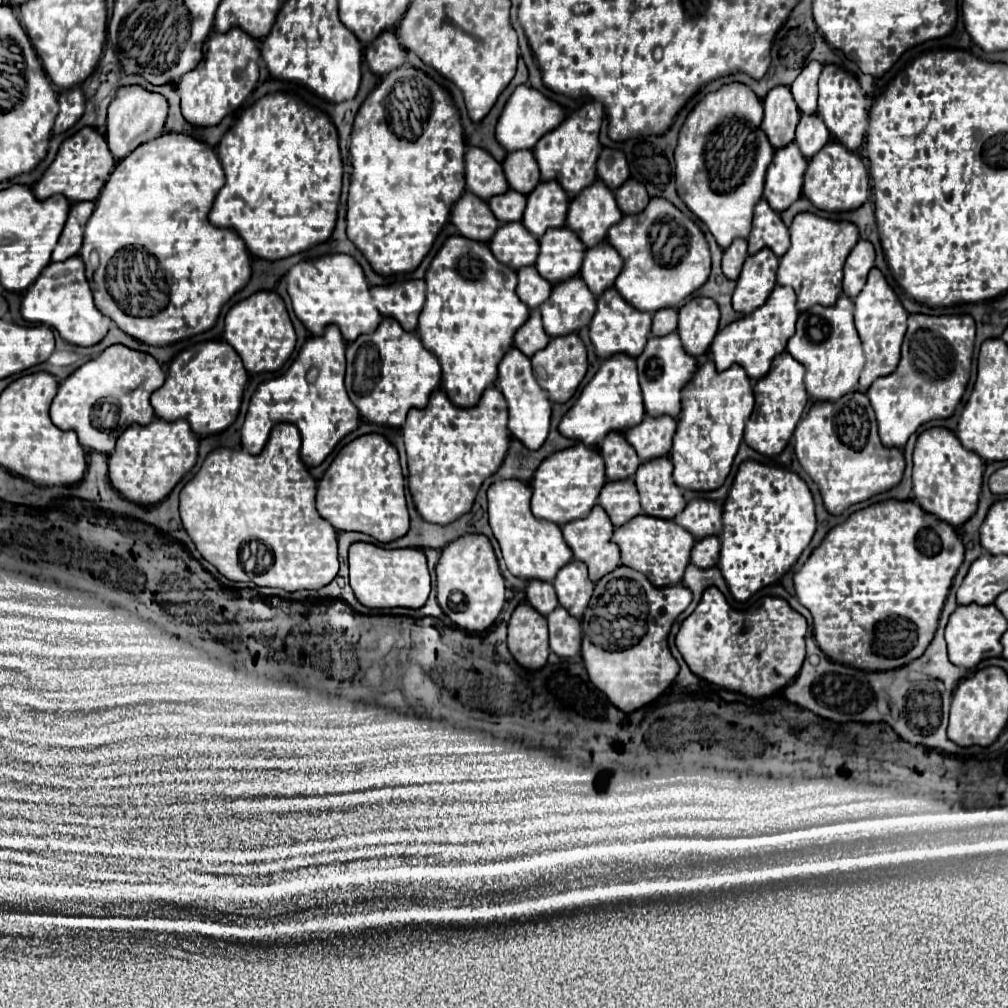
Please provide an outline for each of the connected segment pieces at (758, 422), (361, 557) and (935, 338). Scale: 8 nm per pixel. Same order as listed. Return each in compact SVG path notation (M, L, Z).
M783 352L773 360L771 370L755 384L755 410L745 424L747 446L751 446L753 450L765 456L777 456L783 452L809 400L803 384L803 376L805 376L803 364L791 358L791 354Z
M355 542L349 548L349 578L357 600L367 608L421 608L431 588L427 558L419 548L387 550L375 544Z
M909 314L907 334L901 348L901 362L889 376L877 378L867 396L877 414L883 446L903 448L909 436L925 422L949 418L969 382L975 342L975 322L969 314L925 316Z

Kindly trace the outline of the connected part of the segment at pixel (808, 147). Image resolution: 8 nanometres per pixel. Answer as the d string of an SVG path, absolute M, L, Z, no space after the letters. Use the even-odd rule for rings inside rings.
M803 114L801 116L795 142L807 160L813 154L817 154L829 142L829 138L831 138L829 130L827 130L827 126L823 126L823 120L817 114L811 114L811 116Z

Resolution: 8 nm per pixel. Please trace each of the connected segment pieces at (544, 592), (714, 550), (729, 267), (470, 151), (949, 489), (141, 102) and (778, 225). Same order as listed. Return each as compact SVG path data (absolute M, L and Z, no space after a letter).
M529 580L529 584L527 584L527 602L543 616L547 616L551 610L555 610L555 606L559 606L553 584L543 582L543 580Z
M707 536L707 538L699 540L699 542L695 542L695 546L691 550L691 562L695 566L699 566L699 568L717 566L719 550L721 550L719 538L717 536Z
M745 238L733 240L733 244L723 250L723 274L729 280L737 280L745 258L747 258L747 240Z
M467 148L465 178L467 190L483 200L489 200L497 194L505 194L509 190L503 166L499 166L499 162L483 148Z
M929 428L919 434L913 452L913 494L919 506L951 526L965 524L977 510L983 482L983 460L965 450L959 438L947 428Z
M141 86L119 88L115 100L109 104L109 116L107 116L107 144L115 160L123 160L139 144L145 144L161 136L165 118L167 118L167 100L161 94L147 92Z
M761 198L755 206L753 230L749 234L749 254L757 254L761 248L771 248L779 258L789 250L789 230L765 198Z

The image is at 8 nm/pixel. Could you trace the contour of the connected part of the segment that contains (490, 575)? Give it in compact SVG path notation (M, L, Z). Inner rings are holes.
M465 534L449 542L437 562L437 600L441 610L449 616L456 627L467 632L483 632L497 621L505 604L505 580L499 572L499 564L493 546L483 534ZM455 594L465 598L457 598Z

